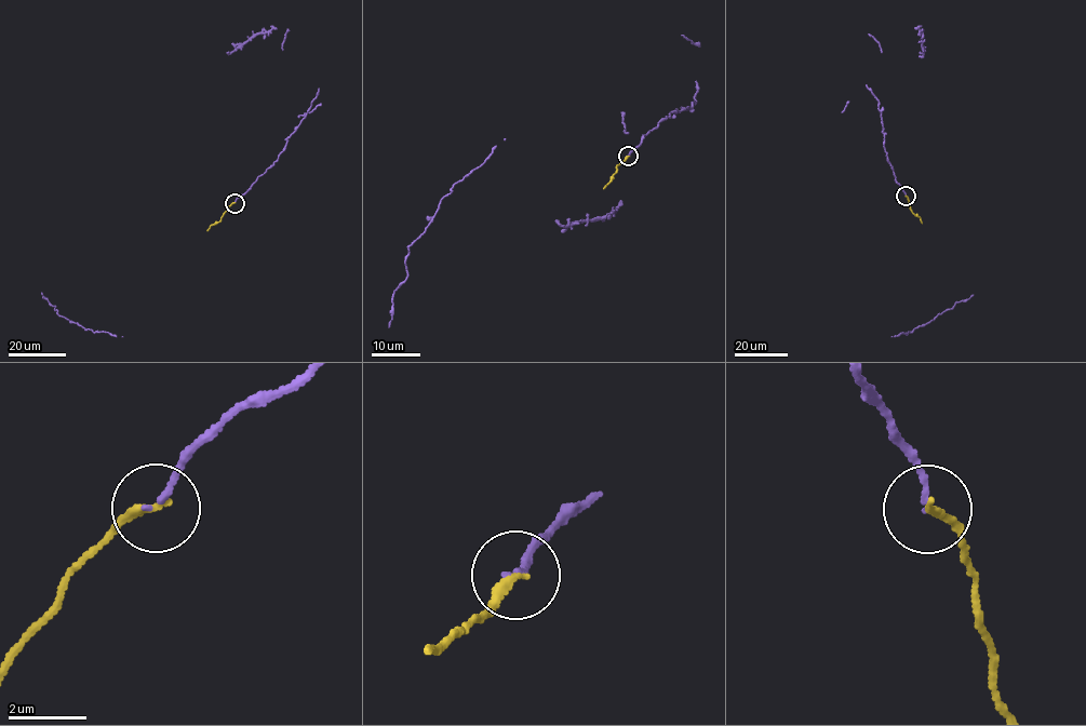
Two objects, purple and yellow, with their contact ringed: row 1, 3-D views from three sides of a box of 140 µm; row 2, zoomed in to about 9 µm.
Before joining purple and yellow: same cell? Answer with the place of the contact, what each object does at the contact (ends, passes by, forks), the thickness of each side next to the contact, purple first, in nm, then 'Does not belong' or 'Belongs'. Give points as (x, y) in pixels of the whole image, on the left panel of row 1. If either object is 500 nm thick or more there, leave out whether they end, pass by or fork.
Place: (235, 203). At the ring purple ends. At the ring yellow ends. Thickness 130 nm (purple) against 220 nm. Belongs

